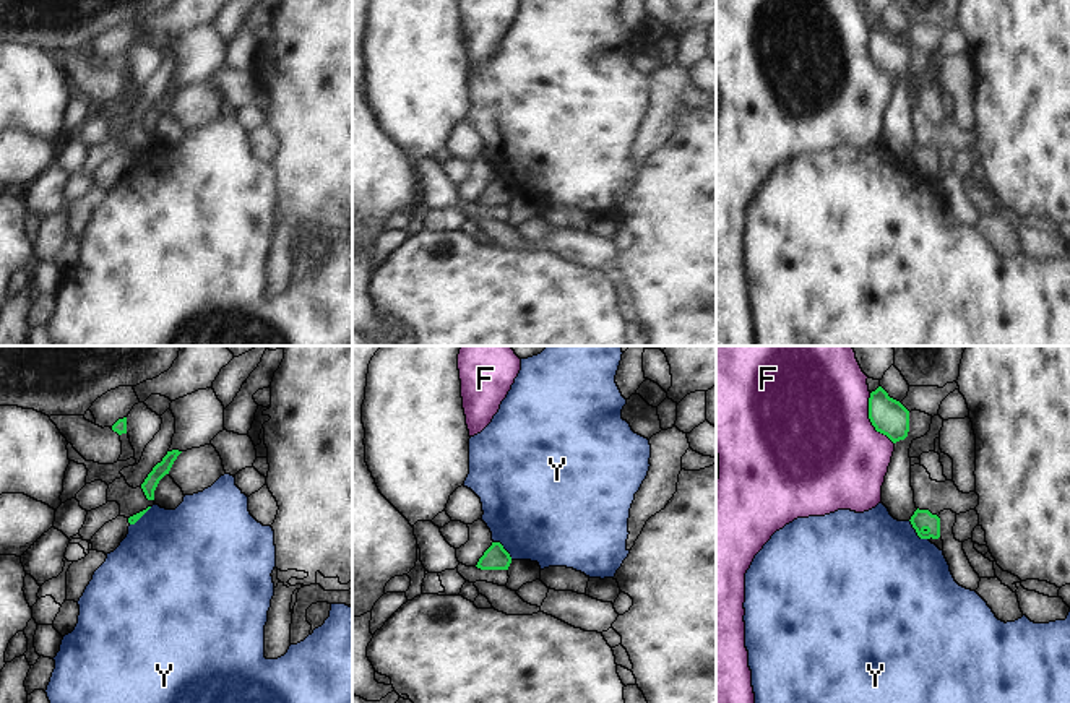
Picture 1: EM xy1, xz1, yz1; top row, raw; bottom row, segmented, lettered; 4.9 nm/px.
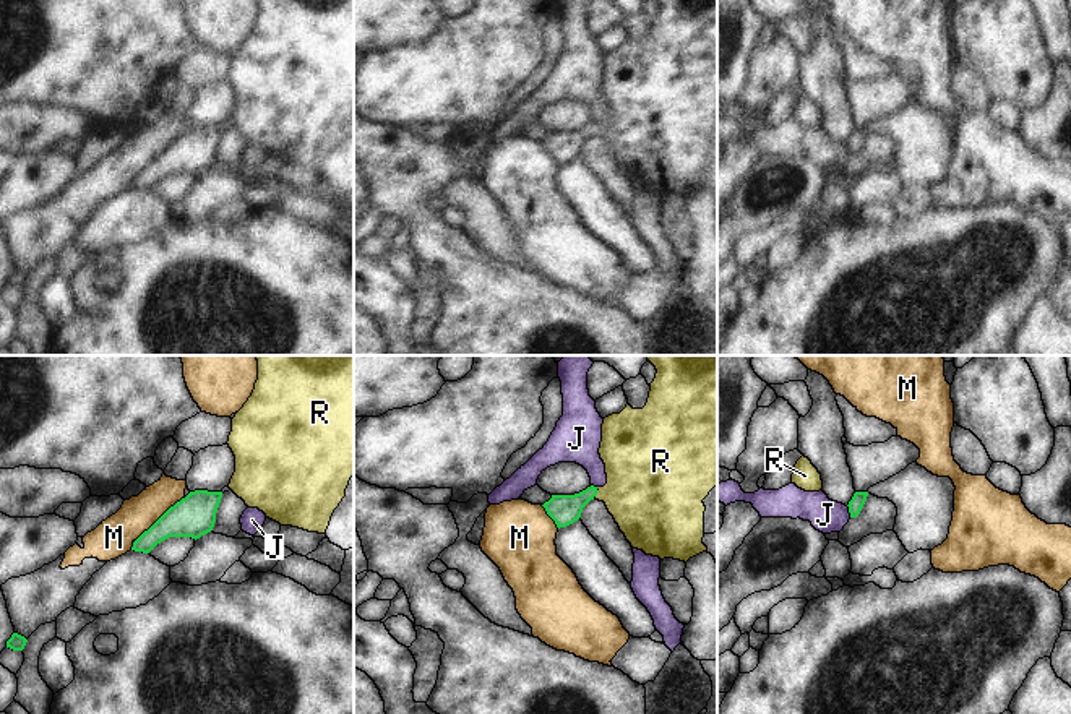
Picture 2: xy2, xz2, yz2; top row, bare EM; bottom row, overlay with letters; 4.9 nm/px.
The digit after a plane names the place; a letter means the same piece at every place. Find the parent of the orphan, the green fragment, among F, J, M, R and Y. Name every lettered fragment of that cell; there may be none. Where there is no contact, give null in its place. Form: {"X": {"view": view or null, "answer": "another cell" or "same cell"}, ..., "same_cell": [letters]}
{"F": {"view": "yz1", "answer": "another cell"}, "J": {"view": "yz2", "answer": "another cell"}, "M": {"view": "xy2", "answer": "another cell"}, "R": {"view": "xz2", "answer": "same cell"}, "Y": {"view": "yz1", "answer": "another cell"}, "same_cell": ["R"]}

